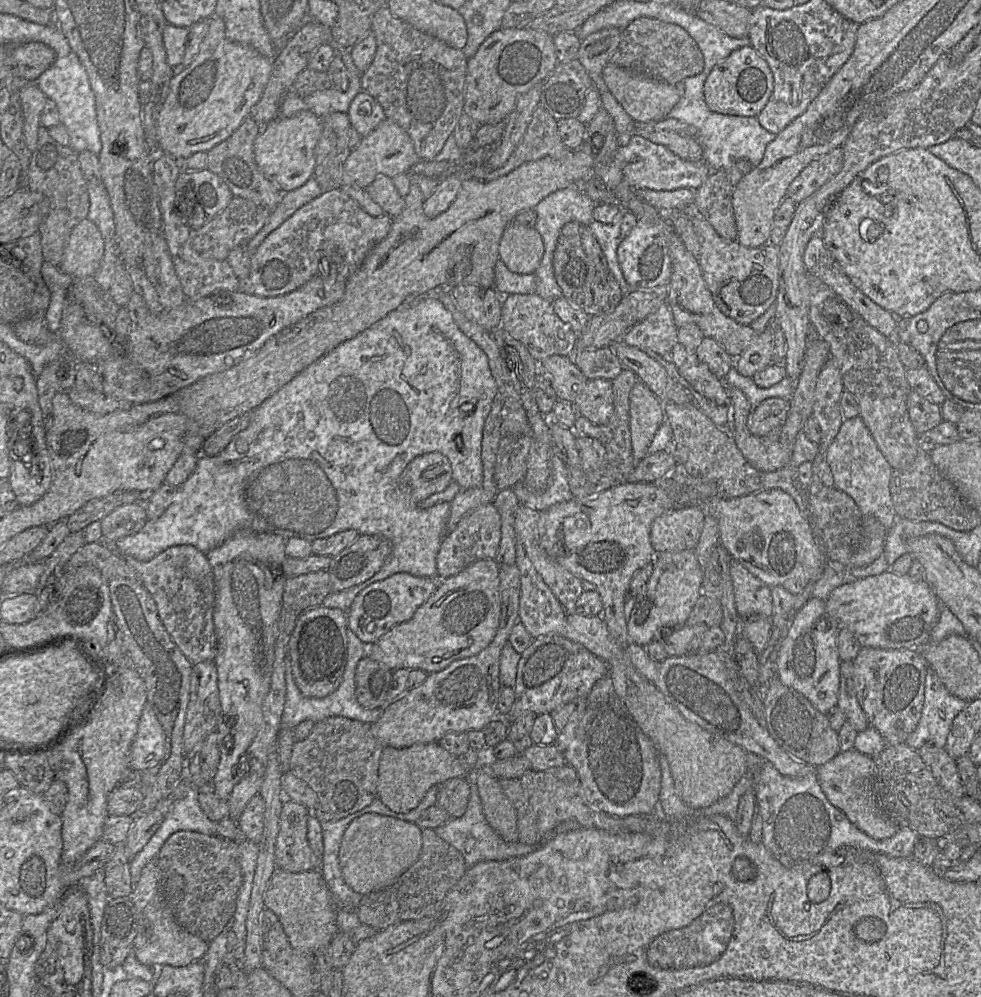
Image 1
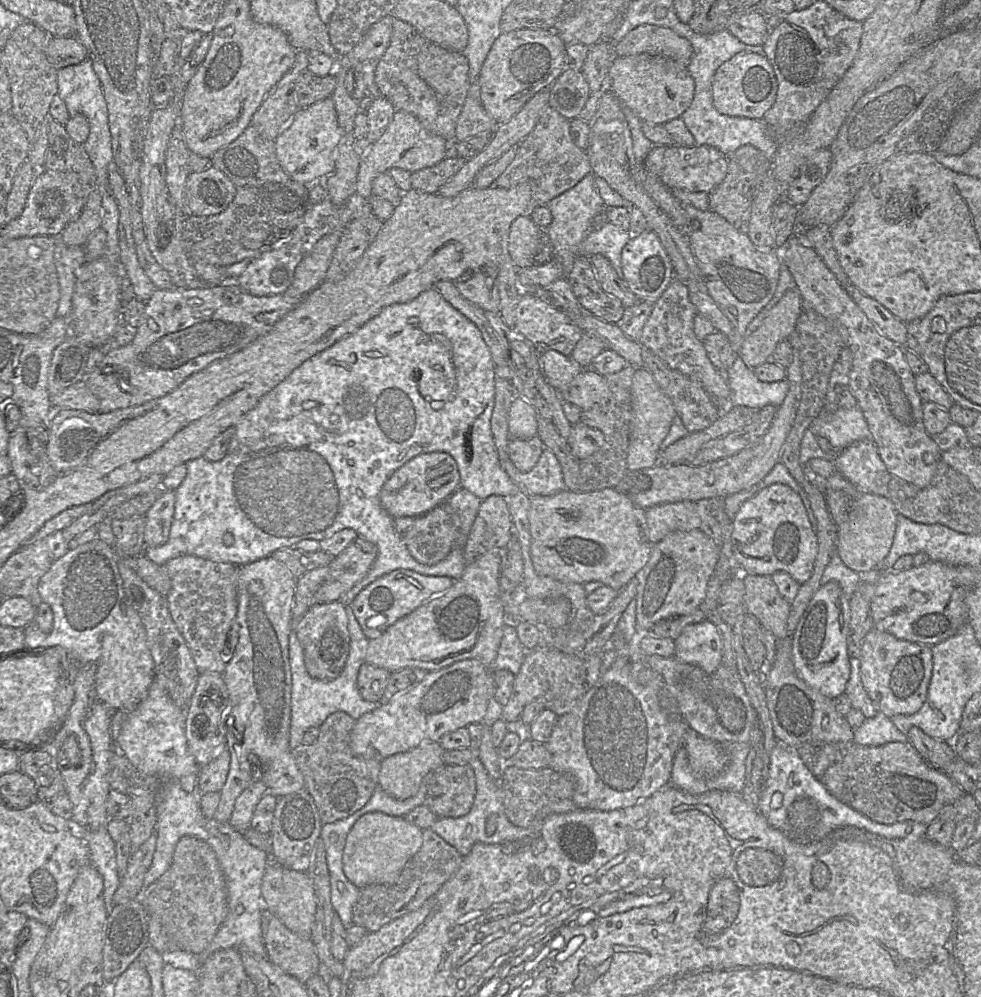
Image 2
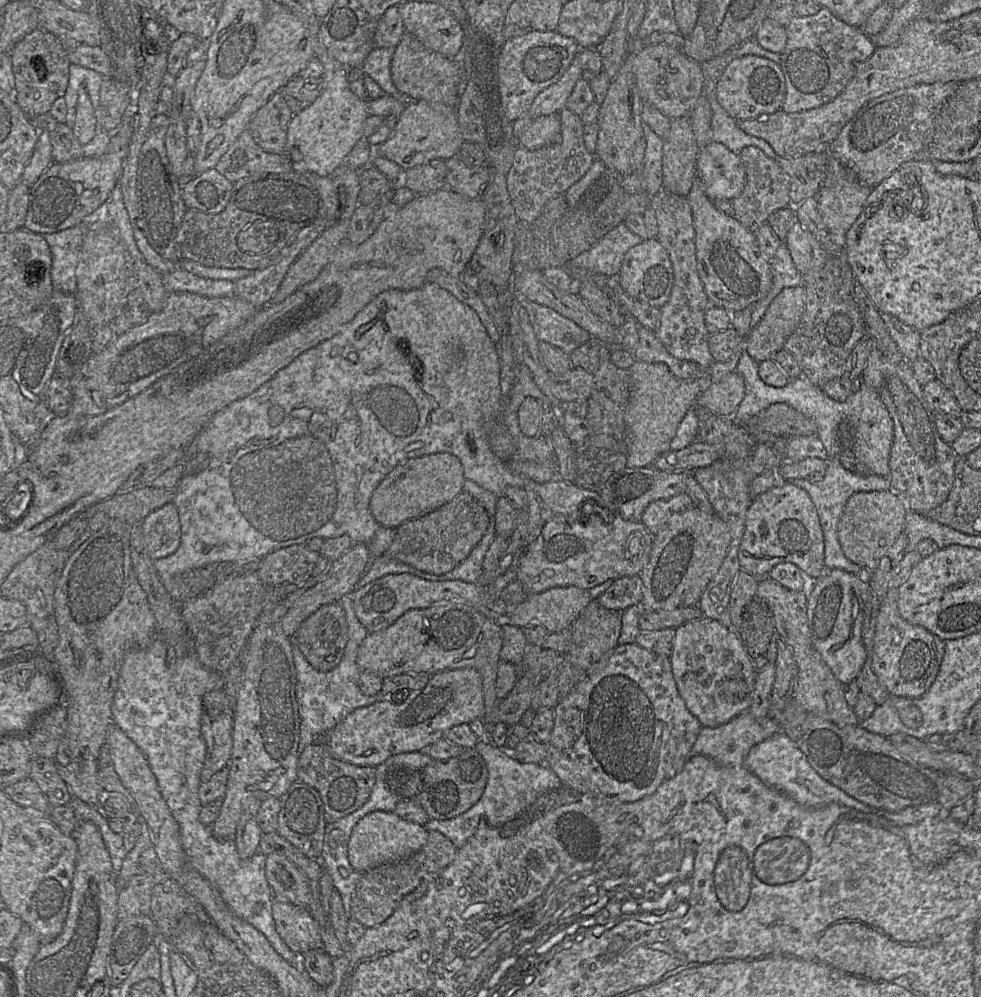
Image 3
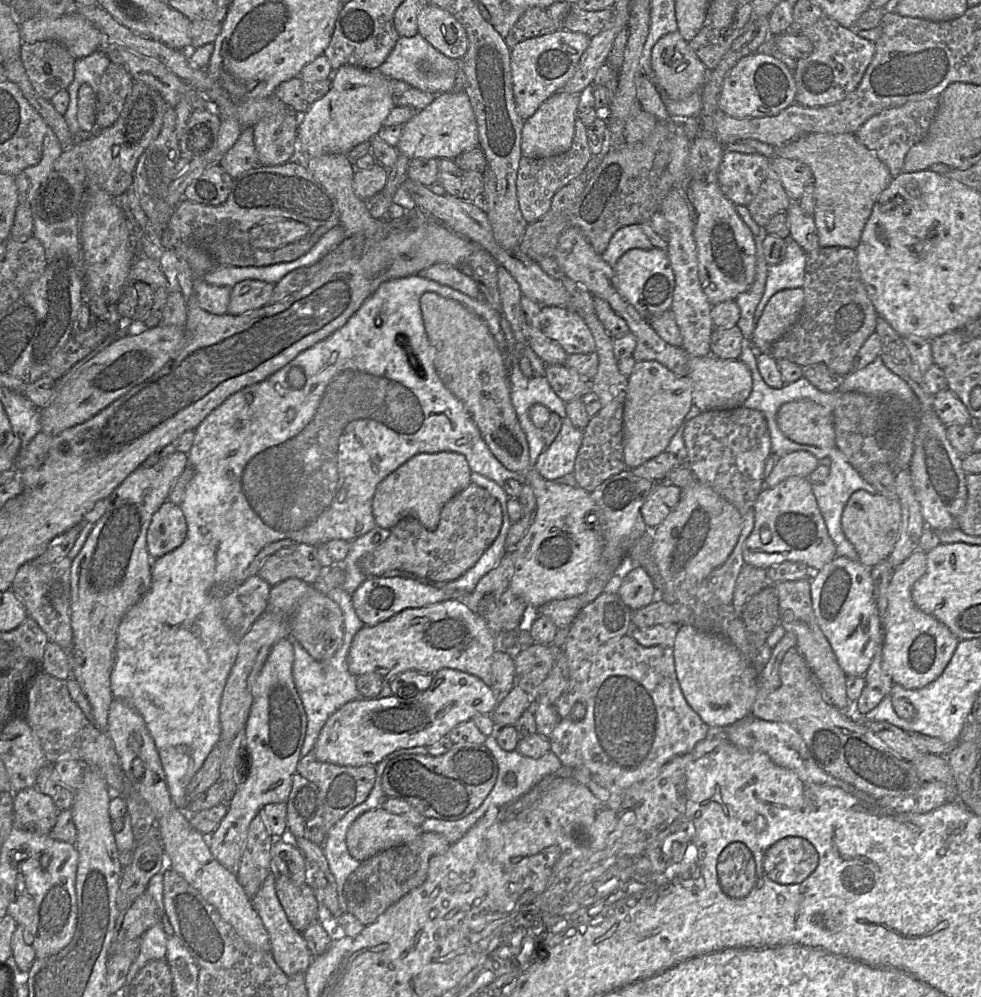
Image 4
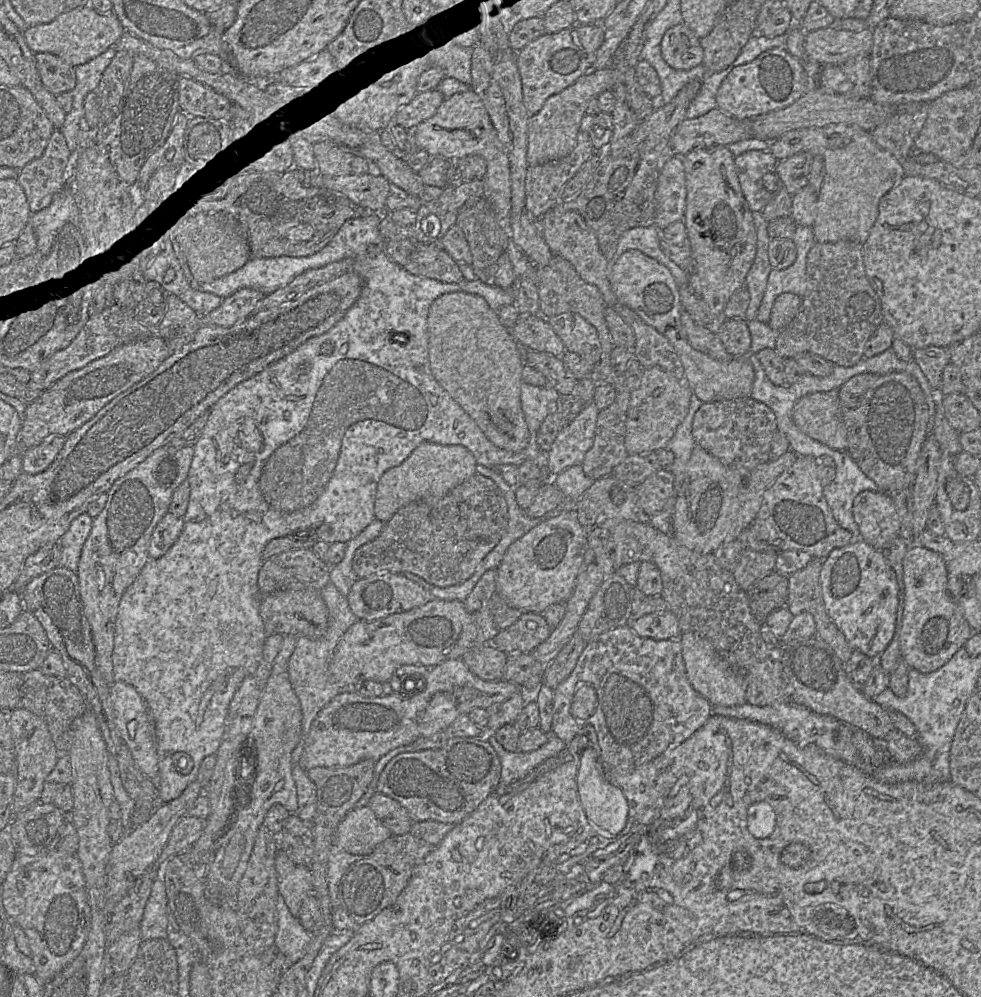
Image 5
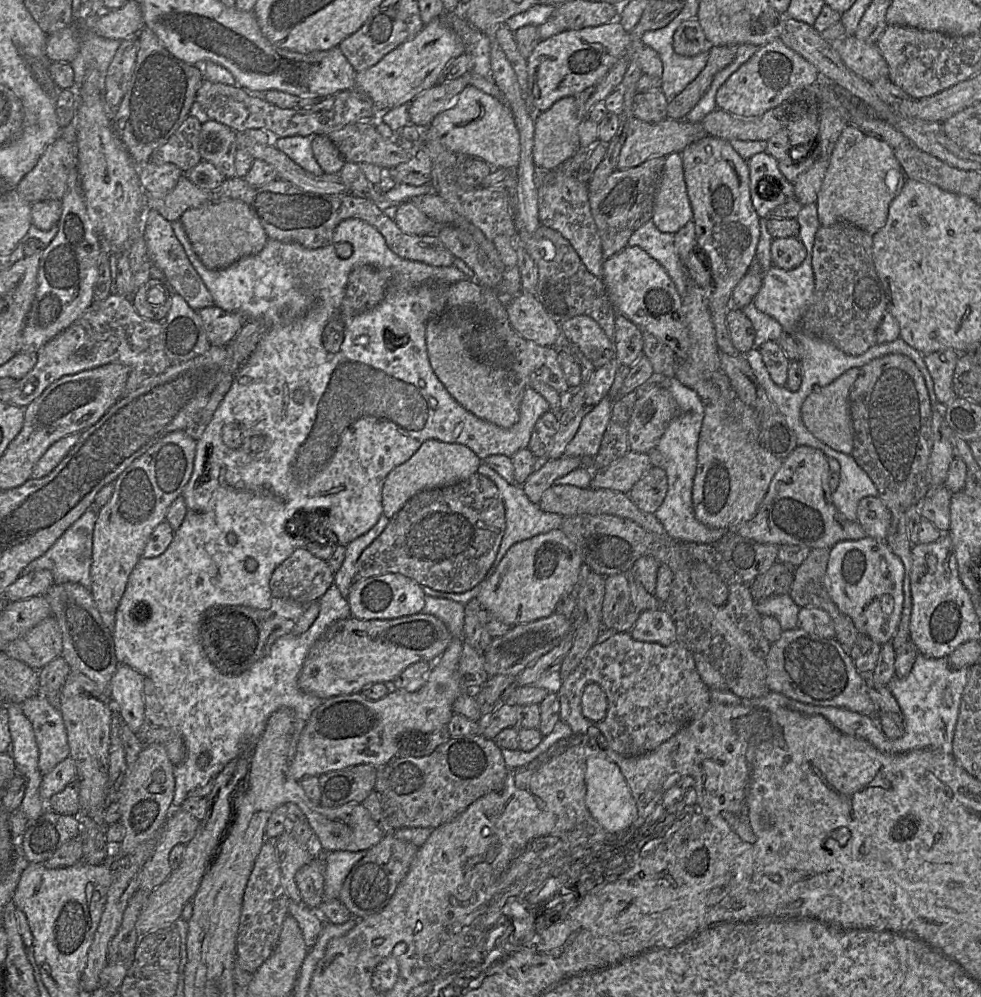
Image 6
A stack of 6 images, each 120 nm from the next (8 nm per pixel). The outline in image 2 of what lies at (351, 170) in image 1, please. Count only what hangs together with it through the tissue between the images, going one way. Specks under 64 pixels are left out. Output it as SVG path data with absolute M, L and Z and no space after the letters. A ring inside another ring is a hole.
M396 111L383 135L373 142L360 157L357 176L357 193L368 200L372 195L372 183L382 173L400 168L410 173L431 167L447 158L447 142L441 136L428 132L411 113Z

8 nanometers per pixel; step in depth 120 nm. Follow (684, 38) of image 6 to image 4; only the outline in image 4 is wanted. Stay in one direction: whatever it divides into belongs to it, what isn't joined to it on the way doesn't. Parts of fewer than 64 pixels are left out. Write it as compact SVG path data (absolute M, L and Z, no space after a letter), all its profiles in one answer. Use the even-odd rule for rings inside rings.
M678 31L668 33L656 42L651 52L651 66L656 76L656 85L672 100L685 99L701 90L709 72Z

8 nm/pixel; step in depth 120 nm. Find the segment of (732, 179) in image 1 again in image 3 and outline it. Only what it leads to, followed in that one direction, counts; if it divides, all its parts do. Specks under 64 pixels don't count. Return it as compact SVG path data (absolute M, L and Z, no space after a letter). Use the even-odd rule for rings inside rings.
M755 146L744 147L739 153L746 174L745 186L736 198L729 200L734 210L734 218L748 231L755 233L775 211L790 206L786 175L775 159L769 158Z

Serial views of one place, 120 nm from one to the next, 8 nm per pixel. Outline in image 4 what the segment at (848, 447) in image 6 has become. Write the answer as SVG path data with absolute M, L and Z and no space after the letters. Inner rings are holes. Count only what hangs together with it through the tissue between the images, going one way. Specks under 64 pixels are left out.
M809 399L784 403L777 411L776 423L790 440L819 448L834 448L833 411Z

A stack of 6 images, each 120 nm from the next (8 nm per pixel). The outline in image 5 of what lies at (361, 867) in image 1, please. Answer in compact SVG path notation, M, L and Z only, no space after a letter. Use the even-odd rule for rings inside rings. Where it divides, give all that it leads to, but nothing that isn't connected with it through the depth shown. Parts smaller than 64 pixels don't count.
M367 805L350 810L338 825L334 841L346 852L367 856L392 833Z

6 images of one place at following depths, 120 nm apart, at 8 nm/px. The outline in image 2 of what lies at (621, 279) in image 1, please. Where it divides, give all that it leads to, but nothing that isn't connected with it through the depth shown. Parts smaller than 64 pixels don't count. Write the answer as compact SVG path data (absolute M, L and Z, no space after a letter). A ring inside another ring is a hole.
M605 222L599 229L587 234L578 247L577 256L591 257L601 254L608 259L617 275L623 279L621 252L632 234L611 222Z

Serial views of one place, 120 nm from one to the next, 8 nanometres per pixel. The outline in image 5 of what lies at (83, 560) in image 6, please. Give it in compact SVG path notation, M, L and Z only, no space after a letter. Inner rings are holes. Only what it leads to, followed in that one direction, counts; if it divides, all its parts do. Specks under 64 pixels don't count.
M82 513L70 523L69 528L59 540L61 548L60 566L76 573L82 547L91 531L93 518Z

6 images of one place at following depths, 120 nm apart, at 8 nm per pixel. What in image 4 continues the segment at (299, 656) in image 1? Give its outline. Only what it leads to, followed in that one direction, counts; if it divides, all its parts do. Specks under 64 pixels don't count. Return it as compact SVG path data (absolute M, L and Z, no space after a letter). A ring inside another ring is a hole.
M289 578L271 587L267 609L288 616L290 635L317 661L332 657L344 638L344 617L339 605L317 591L312 584Z

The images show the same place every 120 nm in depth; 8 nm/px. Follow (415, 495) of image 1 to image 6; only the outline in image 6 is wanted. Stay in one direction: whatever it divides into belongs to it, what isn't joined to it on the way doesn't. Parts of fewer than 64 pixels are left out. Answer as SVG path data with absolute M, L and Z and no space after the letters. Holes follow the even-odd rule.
M431 439L424 441L404 463L393 468L385 478L381 497L383 515L390 519L417 493L453 485L477 472L481 459L467 446Z

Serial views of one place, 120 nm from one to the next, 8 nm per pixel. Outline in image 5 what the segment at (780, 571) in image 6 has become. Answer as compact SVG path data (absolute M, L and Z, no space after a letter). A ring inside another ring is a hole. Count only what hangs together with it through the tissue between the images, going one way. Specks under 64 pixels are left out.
M774 570L747 591L749 608L760 624L765 623L771 612L786 606L788 577Z

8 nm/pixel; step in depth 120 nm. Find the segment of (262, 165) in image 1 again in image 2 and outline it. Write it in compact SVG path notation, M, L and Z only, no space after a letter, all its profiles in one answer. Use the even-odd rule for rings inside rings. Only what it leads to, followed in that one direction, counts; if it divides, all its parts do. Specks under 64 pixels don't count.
M327 97L308 107L299 108L274 140L276 157L290 179L311 186L324 180L335 169L336 148L342 137L333 99Z

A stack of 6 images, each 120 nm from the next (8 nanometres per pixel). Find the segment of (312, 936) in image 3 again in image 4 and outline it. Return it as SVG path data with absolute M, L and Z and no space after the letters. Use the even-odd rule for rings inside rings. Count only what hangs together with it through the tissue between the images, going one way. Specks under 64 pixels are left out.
M276 875L277 897L295 930L303 933L317 920L321 920L320 905L312 887L308 884L296 885L286 876Z

